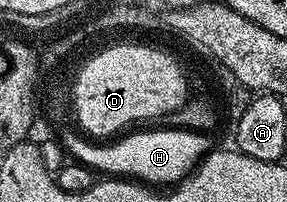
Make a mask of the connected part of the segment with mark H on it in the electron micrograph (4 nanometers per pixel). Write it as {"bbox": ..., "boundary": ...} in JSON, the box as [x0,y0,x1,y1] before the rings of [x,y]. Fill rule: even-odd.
{"bbox":[67,128,210,184],"boundary":[[[148,128],[137,129],[140,130],[137,134],[125,133],[115,140],[105,141],[103,144],[96,140],[89,140],[78,133],[75,138],[72,138],[72,149],[67,153],[75,161],[91,166],[93,171],[99,172],[101,175],[119,176],[121,179],[135,180],[141,184],[160,184],[156,182],[175,184],[187,178],[196,169],[200,159],[209,153],[210,145],[208,146],[209,135],[207,133],[171,128],[144,129]]]}

